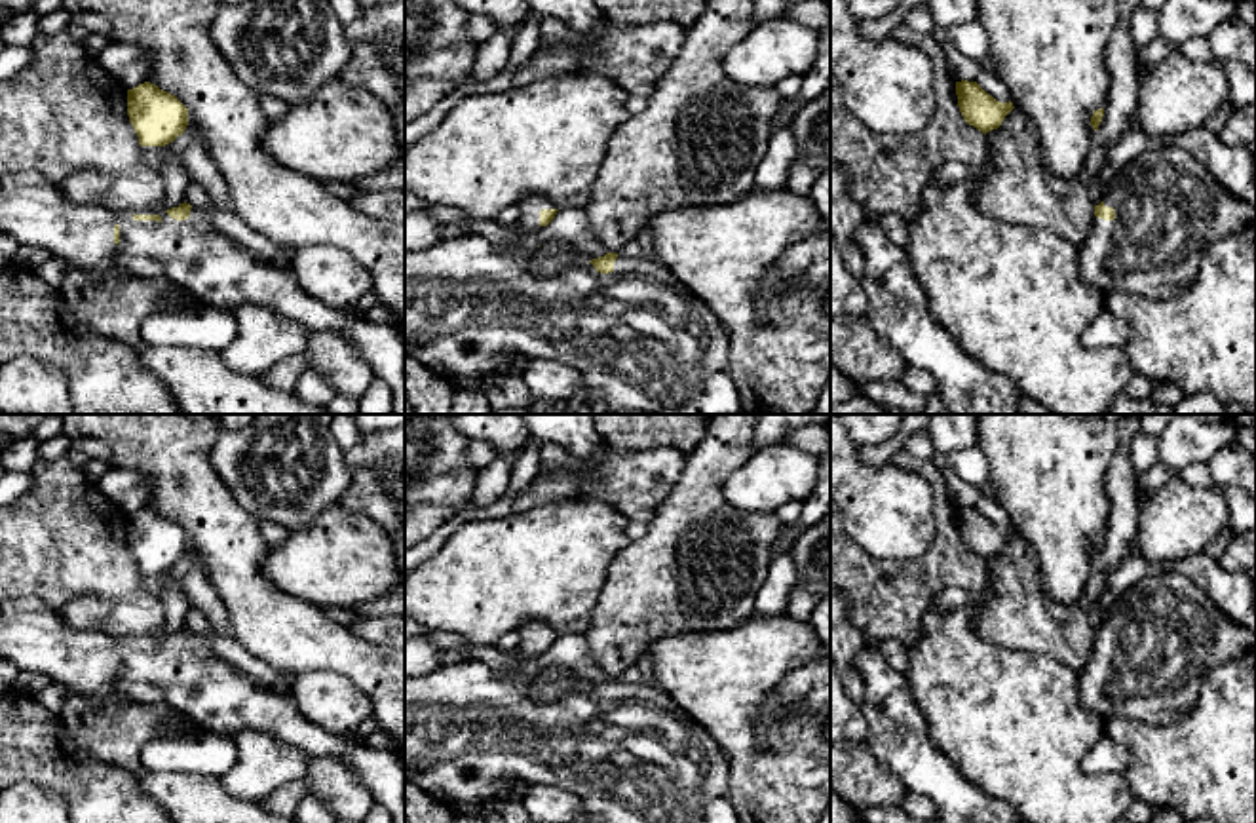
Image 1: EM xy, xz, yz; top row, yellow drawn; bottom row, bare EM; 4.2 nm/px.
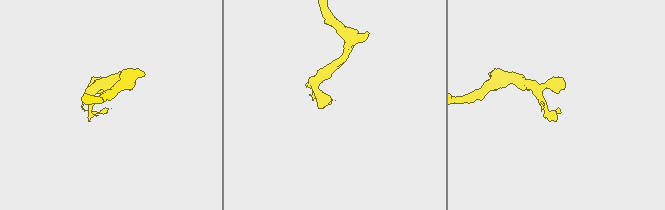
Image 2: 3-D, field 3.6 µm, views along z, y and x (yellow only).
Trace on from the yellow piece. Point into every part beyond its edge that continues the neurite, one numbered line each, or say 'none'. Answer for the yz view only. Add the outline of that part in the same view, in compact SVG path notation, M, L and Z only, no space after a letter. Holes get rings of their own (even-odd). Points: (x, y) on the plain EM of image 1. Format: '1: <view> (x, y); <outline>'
1: yz (1169, 635); M1151 570L1125 591L1104 614L1102 627L1115 637L1115 644L1094 642L1075 682L1081 705L1100 720L1121 715L1150 726L1170 724L1195 707L1203 682L1216 665L1245 656L1256 646L1256 633L1227 618L1191 578L1167 570Z

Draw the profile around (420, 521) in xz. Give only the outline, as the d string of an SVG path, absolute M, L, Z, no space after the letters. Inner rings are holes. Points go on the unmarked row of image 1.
M412 506L405 511L405 549L433 536L456 513L441 506Z

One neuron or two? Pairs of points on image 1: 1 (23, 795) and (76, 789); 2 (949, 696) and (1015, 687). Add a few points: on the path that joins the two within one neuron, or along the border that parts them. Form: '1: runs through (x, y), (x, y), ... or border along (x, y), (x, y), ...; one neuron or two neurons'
1: border along (19, 780), (42, 784), (67, 803); two neurons
2: runs through (966, 696), (998, 696); one neuron

